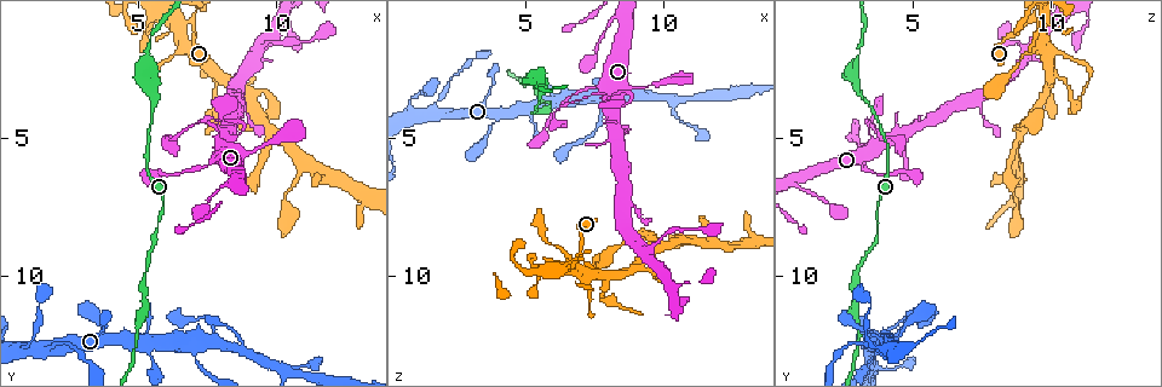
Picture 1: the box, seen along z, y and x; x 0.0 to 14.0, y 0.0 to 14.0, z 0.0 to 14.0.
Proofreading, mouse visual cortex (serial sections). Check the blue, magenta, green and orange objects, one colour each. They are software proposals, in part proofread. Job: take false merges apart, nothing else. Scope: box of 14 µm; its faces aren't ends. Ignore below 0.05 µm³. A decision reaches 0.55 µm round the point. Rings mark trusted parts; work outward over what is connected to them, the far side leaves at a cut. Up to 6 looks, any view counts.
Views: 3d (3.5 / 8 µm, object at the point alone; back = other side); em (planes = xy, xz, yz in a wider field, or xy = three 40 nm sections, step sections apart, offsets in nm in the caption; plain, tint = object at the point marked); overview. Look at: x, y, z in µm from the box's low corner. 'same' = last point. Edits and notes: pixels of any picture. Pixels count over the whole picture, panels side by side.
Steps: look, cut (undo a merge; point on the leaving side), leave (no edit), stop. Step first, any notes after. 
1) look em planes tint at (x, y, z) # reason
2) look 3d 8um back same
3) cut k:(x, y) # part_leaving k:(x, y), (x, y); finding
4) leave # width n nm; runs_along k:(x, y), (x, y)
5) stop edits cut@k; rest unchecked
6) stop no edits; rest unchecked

look 3d 8um at (9.9, 5.1, 3.1) # calibre changes

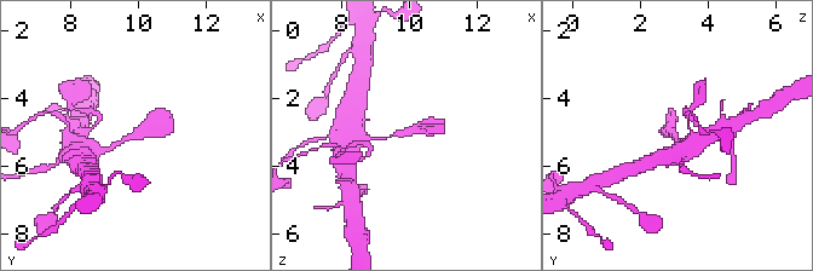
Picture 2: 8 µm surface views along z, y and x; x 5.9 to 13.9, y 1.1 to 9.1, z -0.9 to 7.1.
look 3d 3.5um back at (9.9, 5.0, 3.1) # zoom in

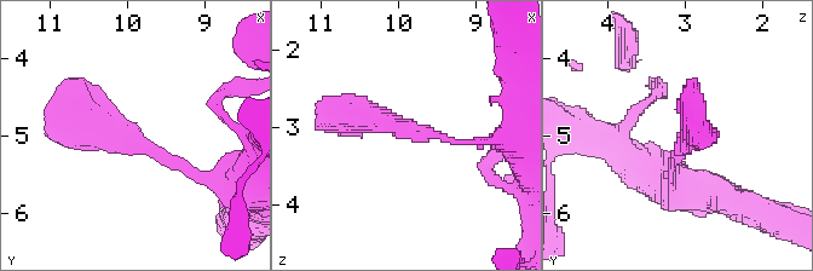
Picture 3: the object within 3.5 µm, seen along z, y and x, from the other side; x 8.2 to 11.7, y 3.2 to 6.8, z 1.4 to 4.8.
look em planes tint at (9.90, 5.10, 3.05) # need the tissue

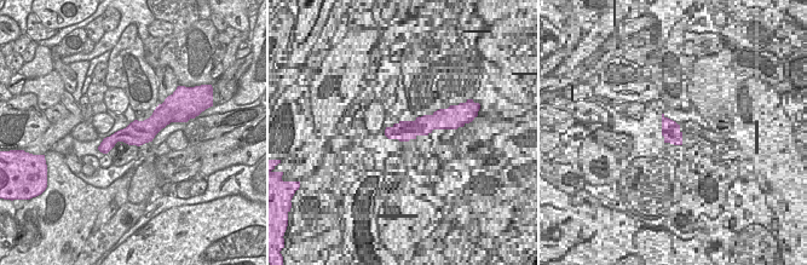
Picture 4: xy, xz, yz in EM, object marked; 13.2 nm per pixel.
leave # continuous, no second cell

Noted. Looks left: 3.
look 3d 3.5um back at (10.4, 13.3, 3.7) # calibre changes

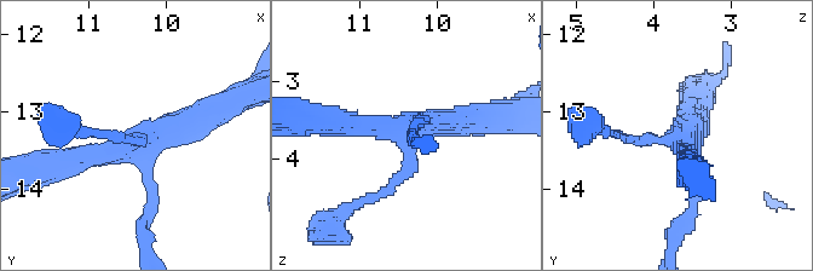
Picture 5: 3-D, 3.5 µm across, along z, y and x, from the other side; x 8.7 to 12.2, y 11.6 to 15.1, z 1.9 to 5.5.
look em xy step 2 tint at (10.40, 13.35, 3.65) # need the tissue

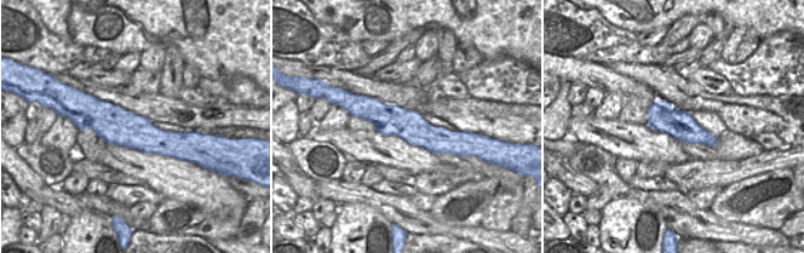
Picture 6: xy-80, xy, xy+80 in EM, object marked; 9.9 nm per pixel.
leave # runs_along 5:(209, 110), (62, 166); one cell here

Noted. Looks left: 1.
stop no edits; rest unchecked

